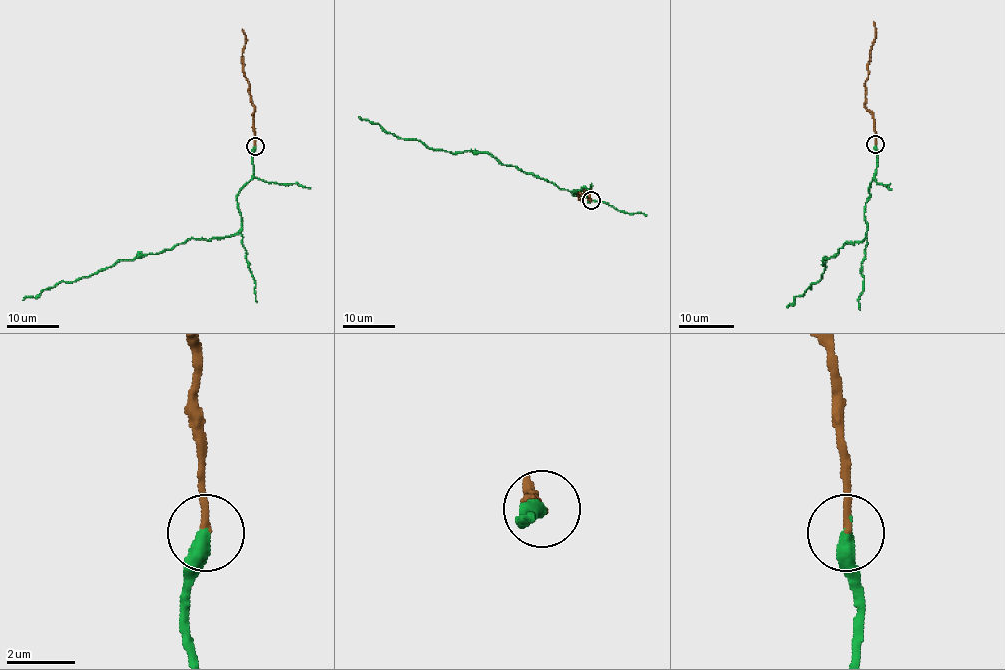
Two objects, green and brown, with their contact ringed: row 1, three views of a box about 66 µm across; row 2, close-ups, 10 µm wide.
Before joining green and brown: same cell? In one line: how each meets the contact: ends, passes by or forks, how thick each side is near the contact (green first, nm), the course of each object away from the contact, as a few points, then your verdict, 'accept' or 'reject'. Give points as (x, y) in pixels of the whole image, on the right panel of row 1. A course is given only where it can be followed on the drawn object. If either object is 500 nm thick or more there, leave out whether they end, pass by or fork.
green ends; brown ends; calibres 440 and 200 nm; course green (875, 144), (875, 177), (864, 212), (864, 239), (847, 242), (825, 259), (822, 277), (786, 307); course brown (875, 144), (875, 119), (865, 101), (865, 81), (875, 38), (873, 21); accept

